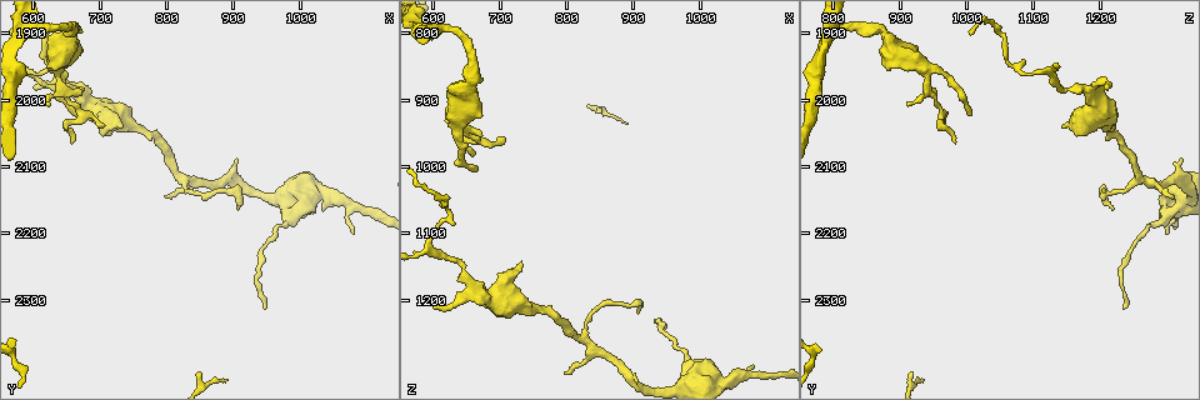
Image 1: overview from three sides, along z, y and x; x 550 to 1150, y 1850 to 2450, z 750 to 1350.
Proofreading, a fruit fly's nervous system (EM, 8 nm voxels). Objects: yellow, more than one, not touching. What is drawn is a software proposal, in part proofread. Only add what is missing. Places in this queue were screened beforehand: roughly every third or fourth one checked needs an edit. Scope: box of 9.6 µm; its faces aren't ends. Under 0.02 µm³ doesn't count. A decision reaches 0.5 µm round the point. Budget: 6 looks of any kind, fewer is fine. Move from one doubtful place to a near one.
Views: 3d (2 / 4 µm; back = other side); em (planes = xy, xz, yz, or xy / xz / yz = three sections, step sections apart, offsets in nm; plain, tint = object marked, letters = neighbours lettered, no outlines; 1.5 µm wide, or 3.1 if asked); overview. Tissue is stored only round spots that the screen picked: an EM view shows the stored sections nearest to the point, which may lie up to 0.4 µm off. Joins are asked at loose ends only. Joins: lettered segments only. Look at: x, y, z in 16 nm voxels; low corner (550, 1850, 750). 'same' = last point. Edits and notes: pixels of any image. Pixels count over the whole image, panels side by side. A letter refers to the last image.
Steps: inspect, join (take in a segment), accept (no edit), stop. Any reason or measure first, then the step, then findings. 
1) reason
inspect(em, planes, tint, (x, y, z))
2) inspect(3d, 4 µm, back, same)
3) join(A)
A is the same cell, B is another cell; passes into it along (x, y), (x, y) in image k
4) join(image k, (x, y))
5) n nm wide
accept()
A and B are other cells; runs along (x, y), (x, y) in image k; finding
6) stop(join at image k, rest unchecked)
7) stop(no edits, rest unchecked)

an open end
inspect(em, xy, step 4, letters, (800, 2145, 1310))

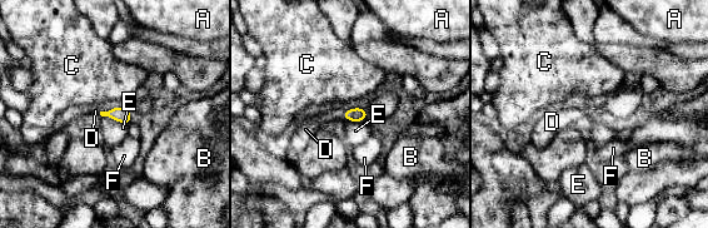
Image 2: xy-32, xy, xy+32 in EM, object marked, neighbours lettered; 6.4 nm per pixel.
inspect(em, planes, letters, same)

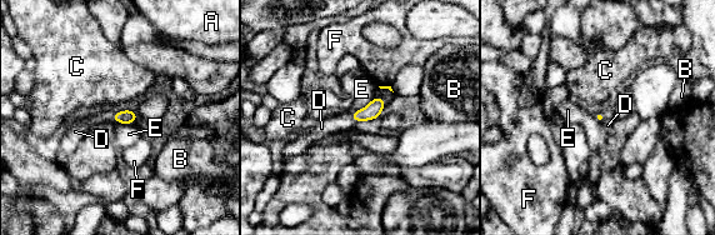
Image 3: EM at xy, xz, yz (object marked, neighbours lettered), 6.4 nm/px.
join(D)
D is the same cell, A, B, C, E and F are other cells; passes into it along (128, 116), (114, 119), (78, 130) in image 3; the cell continues

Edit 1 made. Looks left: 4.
see it whole again
inspect(overview)

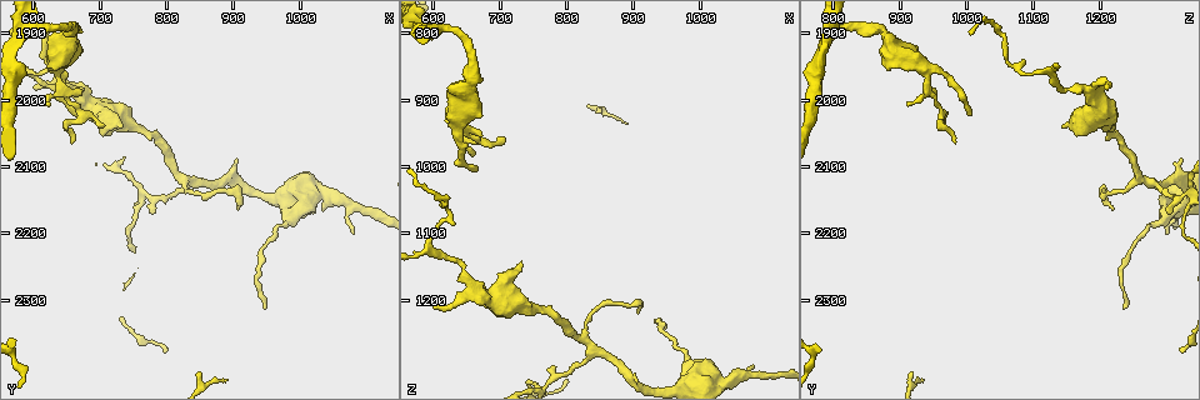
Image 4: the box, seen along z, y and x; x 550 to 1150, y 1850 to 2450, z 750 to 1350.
tapers out
inspect(em, xy, step 8, tint, (620, 2010, 915))

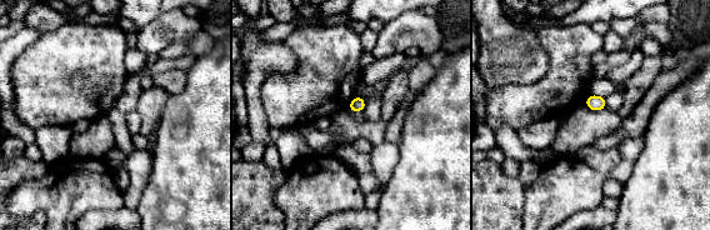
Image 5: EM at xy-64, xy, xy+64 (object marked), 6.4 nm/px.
cut it another way
inspect(em, xz, step 4, letters, same)

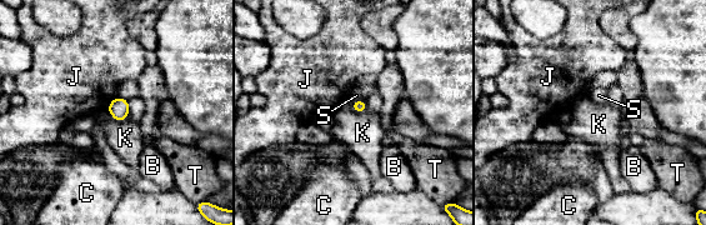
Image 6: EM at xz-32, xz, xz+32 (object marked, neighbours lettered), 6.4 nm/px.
accept()
B, C, J, K, S and T are other cells; border along (108, 108), (116, 120), (128, 116) in image 6; no lettered segment goes on from it

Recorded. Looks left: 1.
free end
inspect(em, planes, letters, (600, 1980, 1215))

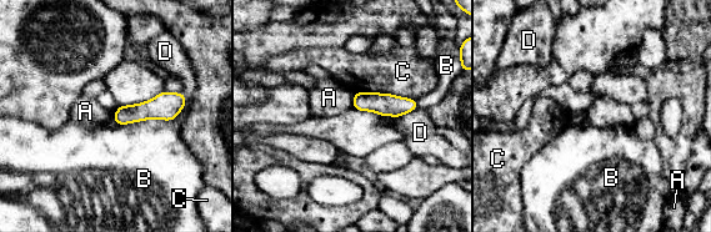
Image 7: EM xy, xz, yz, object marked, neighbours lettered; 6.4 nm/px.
accept()
A, B, C and D are other cells; none of them fits

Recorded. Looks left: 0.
stop(join at image 3, rest unchecked)

